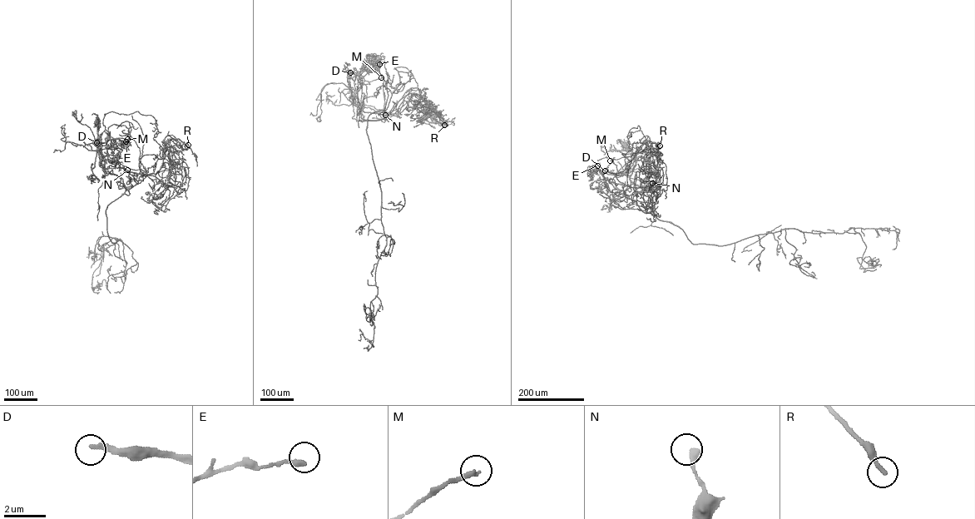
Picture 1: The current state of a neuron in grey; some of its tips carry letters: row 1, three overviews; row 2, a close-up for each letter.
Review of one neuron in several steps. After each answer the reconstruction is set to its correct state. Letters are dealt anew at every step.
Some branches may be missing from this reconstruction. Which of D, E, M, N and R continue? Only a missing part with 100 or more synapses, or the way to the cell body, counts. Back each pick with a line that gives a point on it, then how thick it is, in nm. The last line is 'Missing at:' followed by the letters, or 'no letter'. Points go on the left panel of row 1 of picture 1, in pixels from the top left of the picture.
Missing at: no letter

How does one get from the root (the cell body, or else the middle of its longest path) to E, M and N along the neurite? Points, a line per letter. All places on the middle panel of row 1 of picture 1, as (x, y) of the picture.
E: (352, 96), (353, 105), (356, 92), (353, 81), (361, 66), (368, 62), (379, 64)
M: (352, 96), (353, 105), (354, 93), (359, 87), (381, 77)
N: (352, 96), (353, 105), (355, 95), (364, 111), (385, 115)

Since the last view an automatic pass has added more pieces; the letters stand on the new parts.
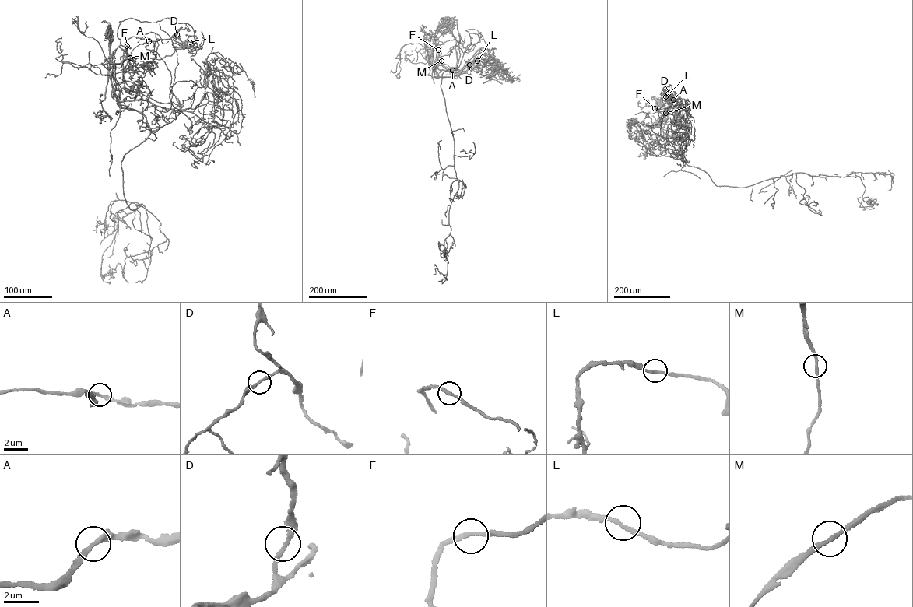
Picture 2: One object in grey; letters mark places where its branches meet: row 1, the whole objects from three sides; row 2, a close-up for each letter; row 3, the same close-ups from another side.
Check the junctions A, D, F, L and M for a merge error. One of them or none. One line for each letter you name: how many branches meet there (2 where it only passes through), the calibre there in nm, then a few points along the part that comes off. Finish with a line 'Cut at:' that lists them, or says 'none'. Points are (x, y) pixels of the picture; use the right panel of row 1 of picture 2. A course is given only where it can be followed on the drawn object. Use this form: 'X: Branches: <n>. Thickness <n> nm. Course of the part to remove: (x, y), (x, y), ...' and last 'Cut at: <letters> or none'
Cut at: none

